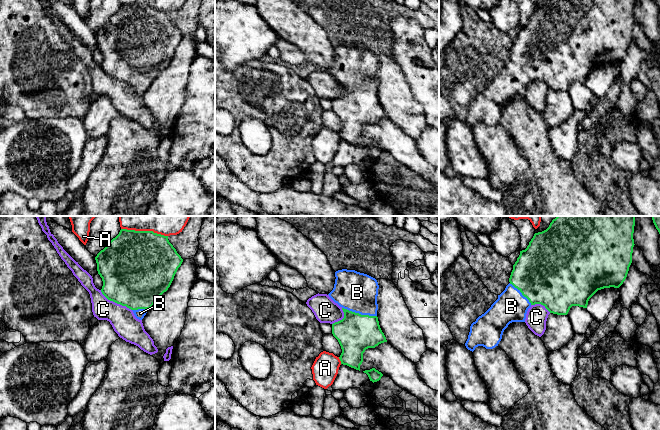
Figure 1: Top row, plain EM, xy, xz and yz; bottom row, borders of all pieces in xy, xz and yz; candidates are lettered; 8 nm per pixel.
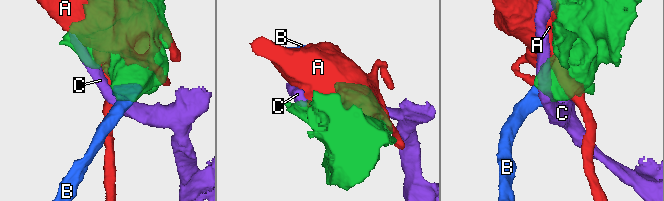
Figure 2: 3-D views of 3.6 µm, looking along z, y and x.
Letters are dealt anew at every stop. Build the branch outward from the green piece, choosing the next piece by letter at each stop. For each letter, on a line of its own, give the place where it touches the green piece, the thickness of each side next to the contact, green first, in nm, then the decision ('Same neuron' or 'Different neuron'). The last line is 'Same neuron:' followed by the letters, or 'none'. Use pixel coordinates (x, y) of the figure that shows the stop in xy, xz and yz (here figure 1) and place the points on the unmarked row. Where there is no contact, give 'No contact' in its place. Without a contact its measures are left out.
A: Touches green at xy (144, 7). Thickness 500 nm (green) against 100 nm. Different neuron
B: Touches green at xz (358, 89). Thickness 300 nm (green) against 320 nm. Same neuron
C: Touches green at xy (115, 78). Thickness 480 nm (green) against 200 nm. Different neuron
Same neuron: B

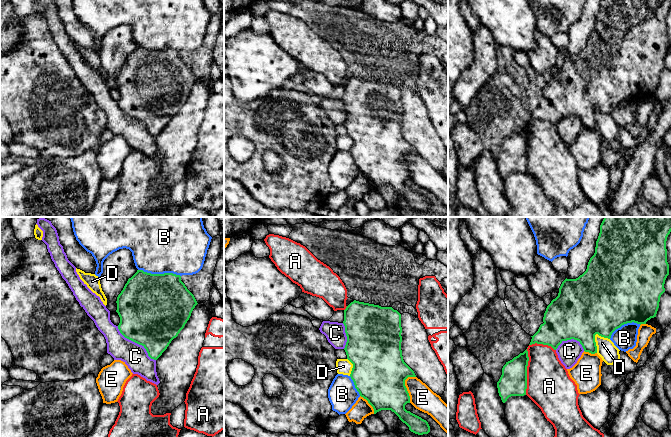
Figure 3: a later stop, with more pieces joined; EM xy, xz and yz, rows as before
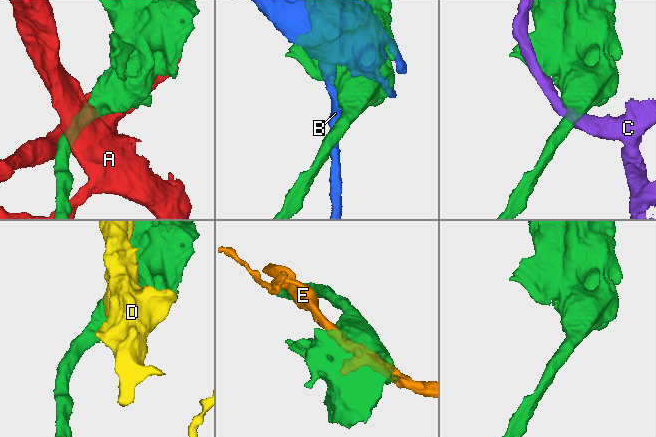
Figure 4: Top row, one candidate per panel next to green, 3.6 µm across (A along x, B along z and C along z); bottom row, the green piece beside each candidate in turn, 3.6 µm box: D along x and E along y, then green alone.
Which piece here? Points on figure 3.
A: Touches green at yz (526, 147). Thickness 220 nm (green) against 360 nm. Different neuron
B: Touches green at xy (159, 50). Thickness 500 nm (green) against 400 nm. Different neuron
C: Touches green at xy (136, 118). Thickness 500 nm (green) against 200 nm. Different neuron
D: Touches green at yz (594, 113). Thickness 460 nm (green) against 150 nm. Different neuron
E: Touches green at xz (405, 162). Thickness 440 nm (green) against 190 nm. Different neuron
Same neuron: none

